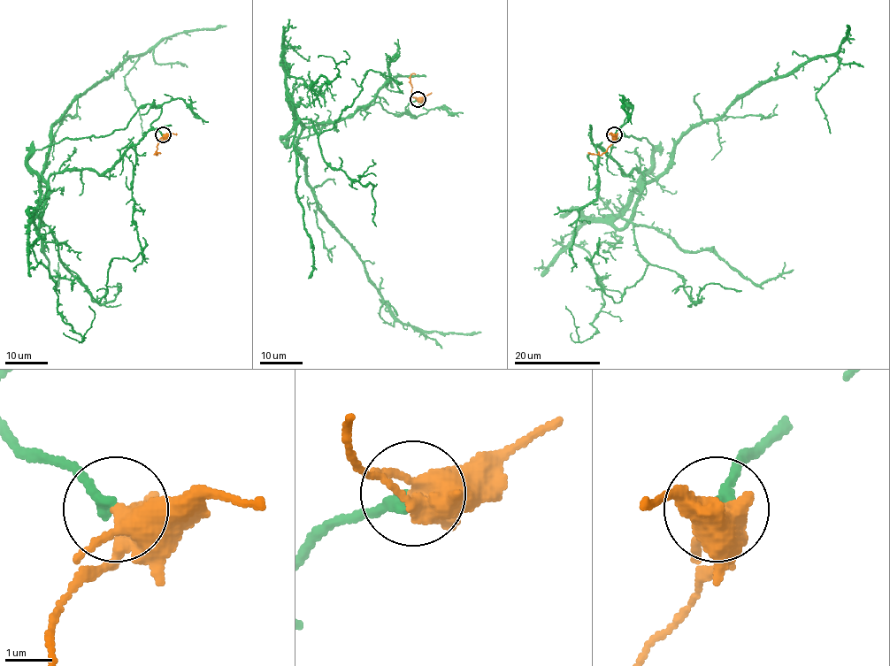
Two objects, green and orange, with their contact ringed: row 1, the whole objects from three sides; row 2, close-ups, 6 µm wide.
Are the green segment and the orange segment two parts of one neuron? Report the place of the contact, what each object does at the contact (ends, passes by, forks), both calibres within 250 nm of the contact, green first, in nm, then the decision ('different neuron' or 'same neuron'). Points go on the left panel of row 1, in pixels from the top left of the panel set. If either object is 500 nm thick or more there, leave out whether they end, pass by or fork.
place (163, 134); green ends; orange passes by; calibres 240 and 440 nm; same neuron

